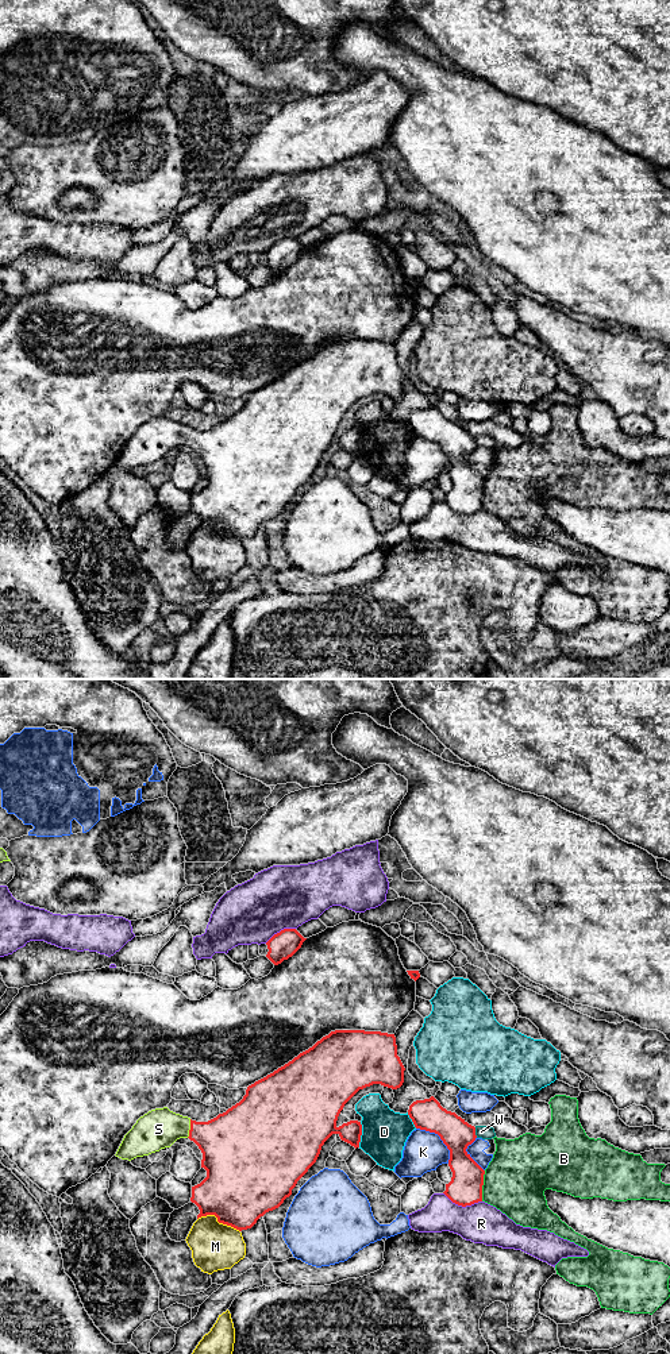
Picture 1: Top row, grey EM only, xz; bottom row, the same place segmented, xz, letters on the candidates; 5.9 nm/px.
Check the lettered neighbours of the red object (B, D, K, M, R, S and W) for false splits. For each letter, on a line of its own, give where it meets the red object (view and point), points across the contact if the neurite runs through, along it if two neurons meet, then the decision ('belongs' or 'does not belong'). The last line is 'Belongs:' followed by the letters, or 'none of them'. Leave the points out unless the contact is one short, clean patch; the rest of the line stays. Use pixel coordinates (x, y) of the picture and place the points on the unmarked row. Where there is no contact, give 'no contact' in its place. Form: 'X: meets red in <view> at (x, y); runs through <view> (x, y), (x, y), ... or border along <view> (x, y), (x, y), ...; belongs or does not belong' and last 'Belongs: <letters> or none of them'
B: meets red in xz at (482, 493); does not belong
D: meets red in xz at (361, 443); does not belong
K: meets red in xz at (441, 447); does not belong
M: meets red in xz at (218, 529); does not belong
R: meets red in xz at (462, 515); does not belong
S: meets red in xz at (191, 438); belongs
W: meets red in xz at (474, 442); does not belong
Belongs: S

